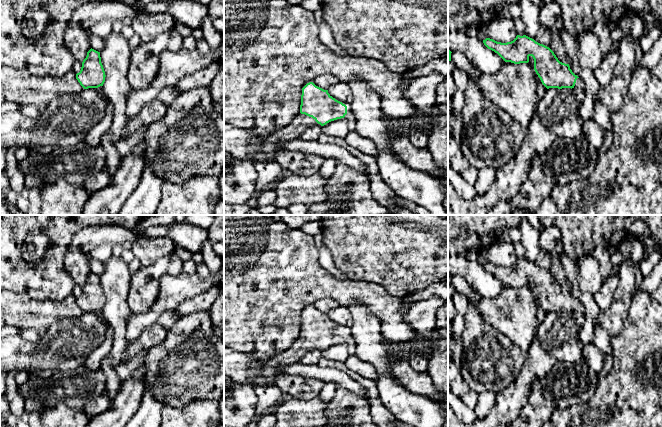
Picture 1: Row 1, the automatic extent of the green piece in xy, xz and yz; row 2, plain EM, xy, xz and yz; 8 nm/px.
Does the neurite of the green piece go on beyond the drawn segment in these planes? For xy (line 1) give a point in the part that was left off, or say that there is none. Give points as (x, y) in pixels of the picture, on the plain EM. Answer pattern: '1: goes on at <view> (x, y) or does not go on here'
1: does not go on here

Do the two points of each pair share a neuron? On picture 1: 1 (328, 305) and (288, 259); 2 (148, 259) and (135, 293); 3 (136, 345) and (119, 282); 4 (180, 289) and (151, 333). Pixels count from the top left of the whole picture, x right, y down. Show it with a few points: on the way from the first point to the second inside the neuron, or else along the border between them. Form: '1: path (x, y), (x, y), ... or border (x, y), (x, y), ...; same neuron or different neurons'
1: border (311, 305), (323, 298), (332, 298), (340, 305); different neurons
2: border (166, 255), (158, 258), (150, 265), (142, 267); different neurons
3: border (130, 342), (124, 352), (124, 356), (127, 359); different neurons
4: border (156, 322), (137, 337); different neurons

